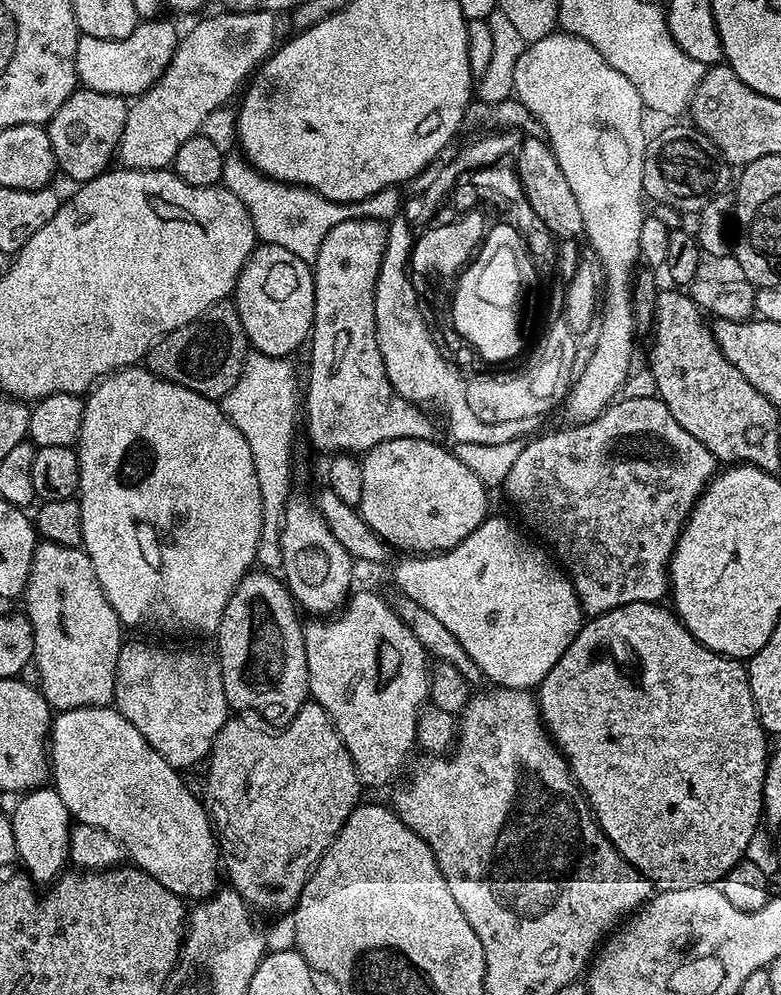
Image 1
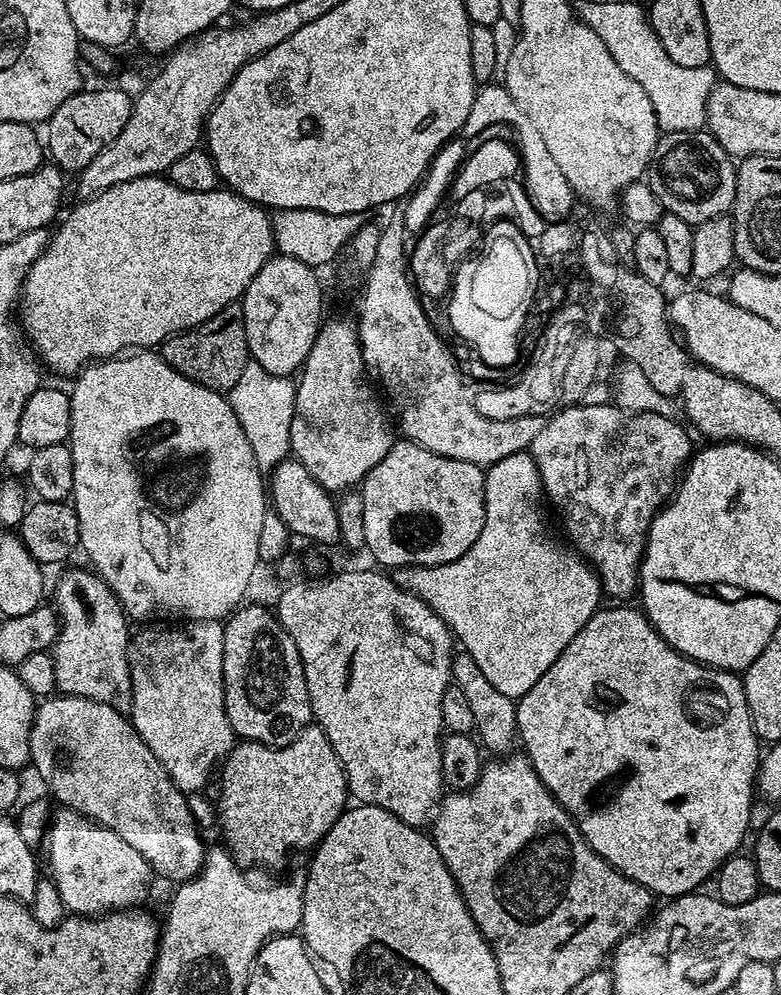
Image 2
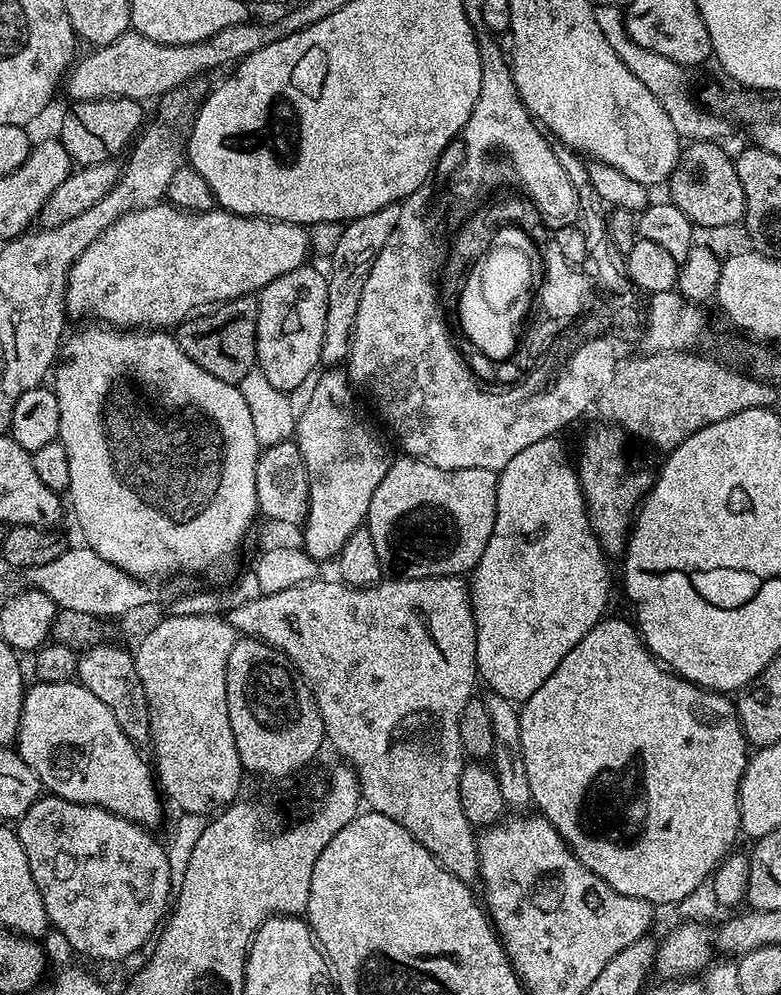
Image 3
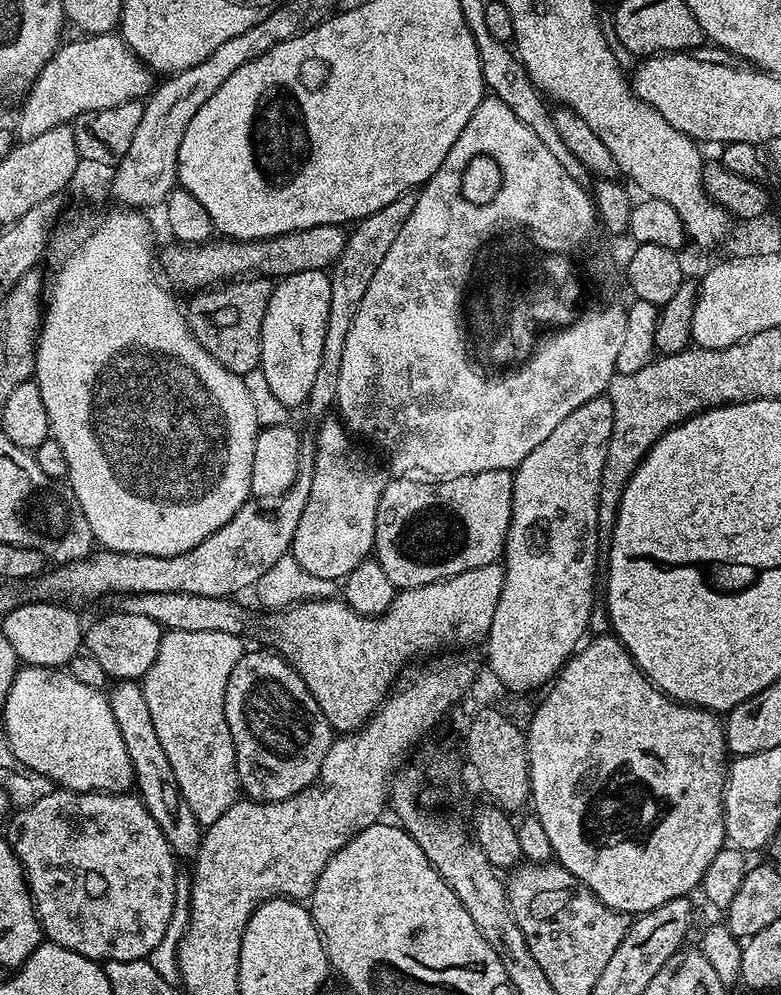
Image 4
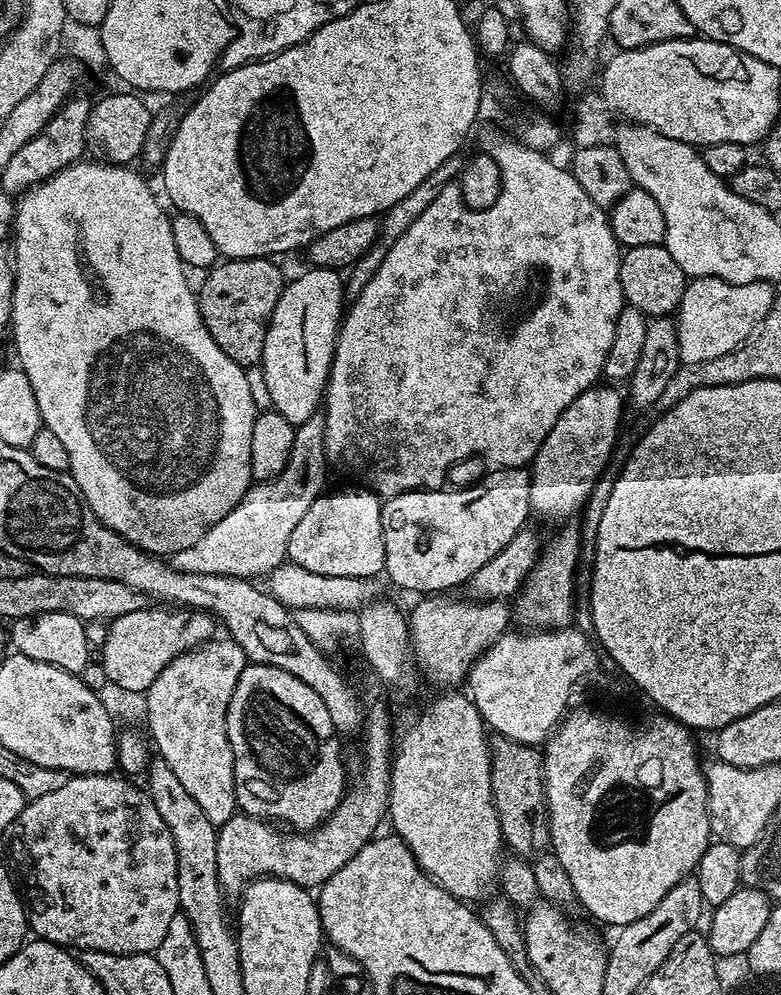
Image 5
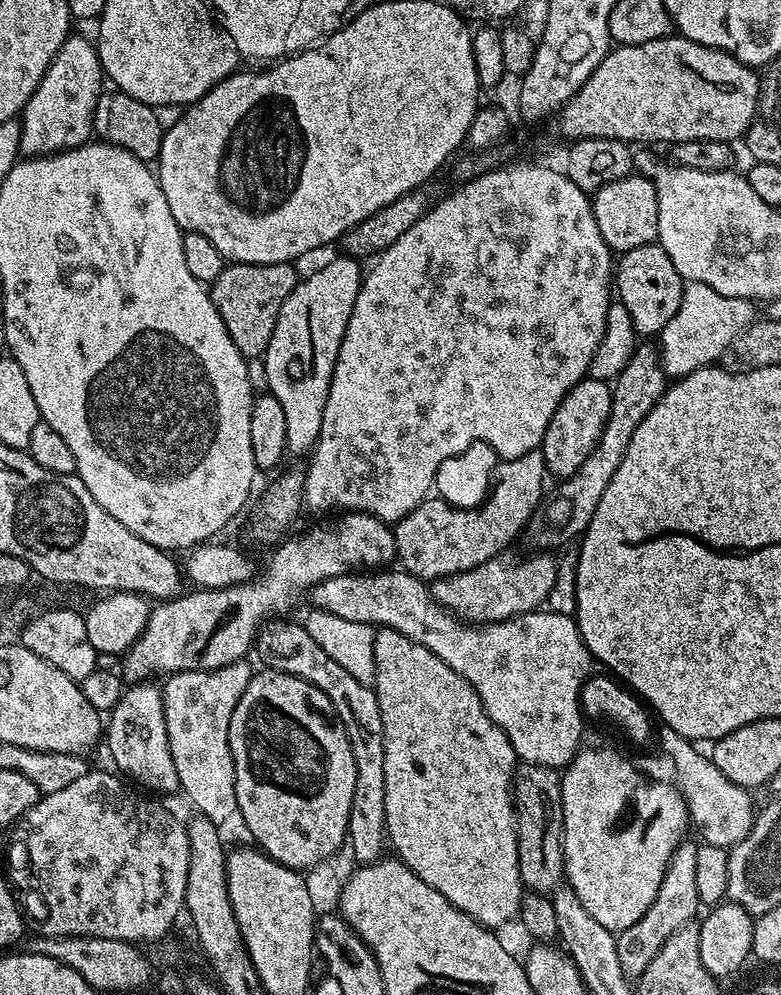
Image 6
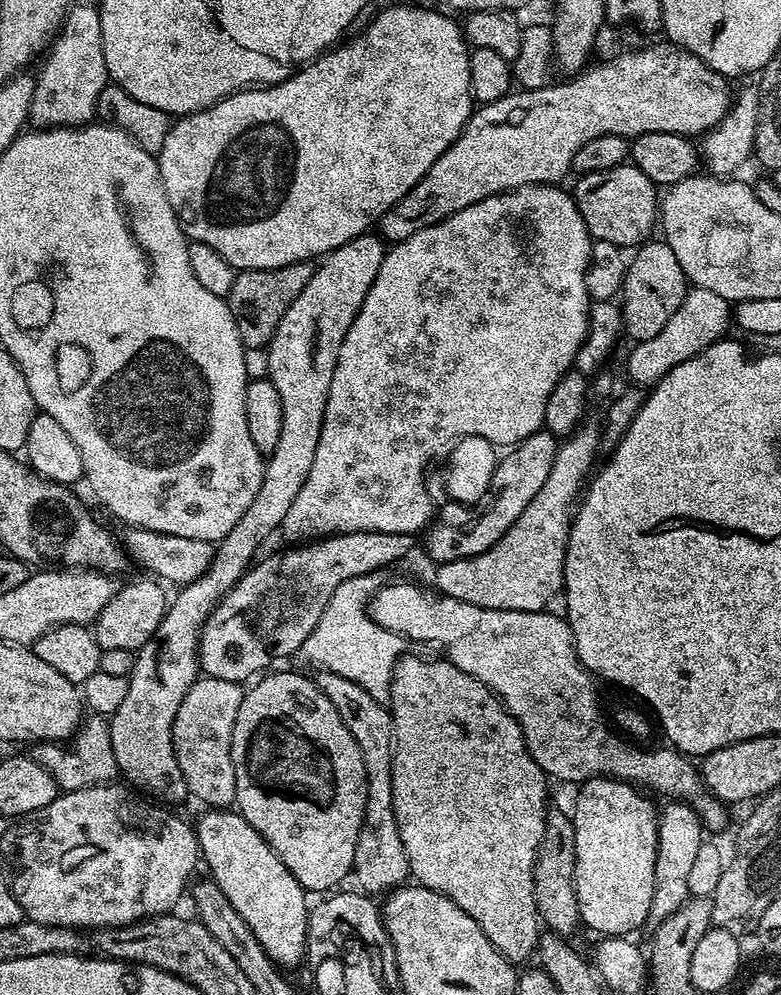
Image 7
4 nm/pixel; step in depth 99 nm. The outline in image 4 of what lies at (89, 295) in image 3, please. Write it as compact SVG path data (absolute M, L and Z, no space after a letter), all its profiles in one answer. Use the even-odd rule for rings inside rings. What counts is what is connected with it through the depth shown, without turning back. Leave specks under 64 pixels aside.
M327 224L273 236L271 240L220 238L207 244L172 246L176 248L168 248L165 252L163 249L162 264L169 281L177 289L207 290L221 282L231 282L255 272L272 278L283 278L306 270L323 272L331 269L338 258L342 258L342 250L346 250L347 241L348 232L341 225Z

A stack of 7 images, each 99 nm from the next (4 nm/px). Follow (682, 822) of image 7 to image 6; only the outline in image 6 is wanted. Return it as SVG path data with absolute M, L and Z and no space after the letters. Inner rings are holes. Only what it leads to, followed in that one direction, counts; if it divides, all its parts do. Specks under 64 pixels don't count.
M695 839L681 840L674 850L670 862L666 866L666 874L662 878L662 886L658 886L658 894L654 902L650 902L650 910L634 922L626 930L616 936L616 949L618 950L618 963L622 966L625 976L638 978L654 962L654 954L662 950L666 938L674 934L682 926L693 923L697 919L696 911L702 908L698 898L698 885L696 882L695 868L698 859L698 844Z

